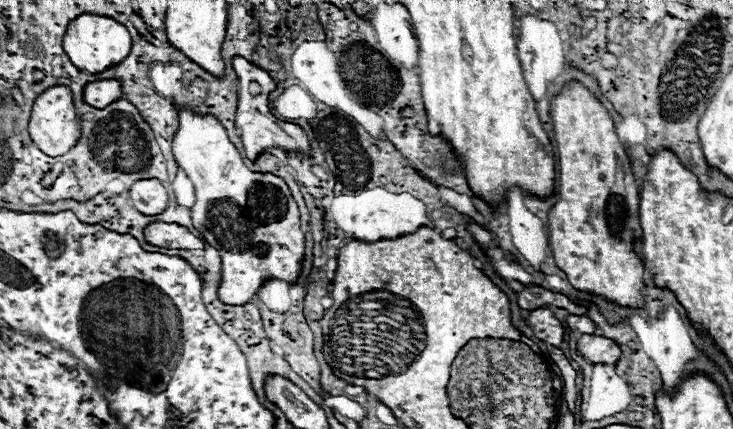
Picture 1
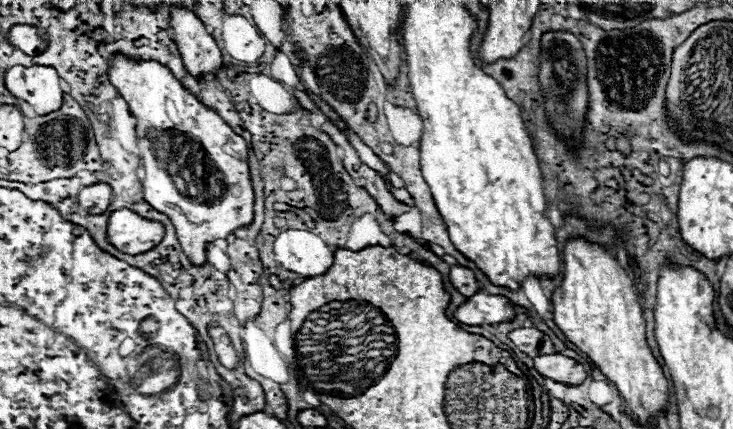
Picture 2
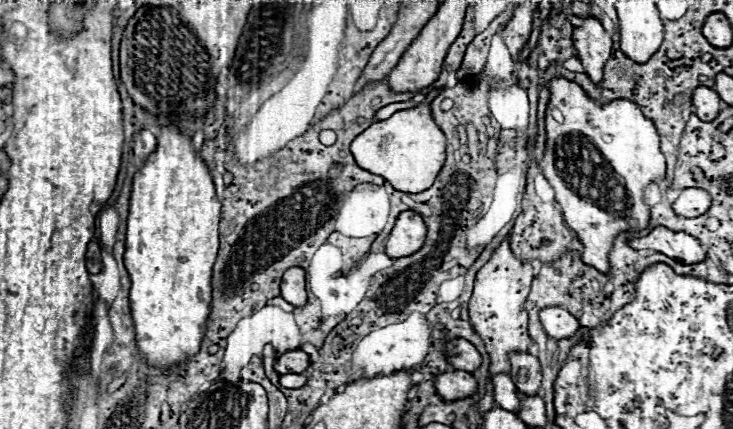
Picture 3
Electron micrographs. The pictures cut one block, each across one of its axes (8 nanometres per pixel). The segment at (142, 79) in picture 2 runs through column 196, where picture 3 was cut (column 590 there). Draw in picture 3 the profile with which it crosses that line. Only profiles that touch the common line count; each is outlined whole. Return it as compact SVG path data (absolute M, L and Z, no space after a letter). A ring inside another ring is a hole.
M556 78L550 82L550 102L546 108L546 152L540 162L544 176L552 184L556 192L556 202L564 208L564 218L572 230L576 230L580 242L584 244L582 260L602 274L610 274L610 250L614 240L622 232L640 232L648 228L650 208L644 204L644 190L652 182L660 182L666 178L666 160L660 152L660 136L656 126L644 118L638 106L630 100L614 100L608 104L598 104L586 96L586 92L566 80ZM554 110L564 116L564 122L554 118Z

